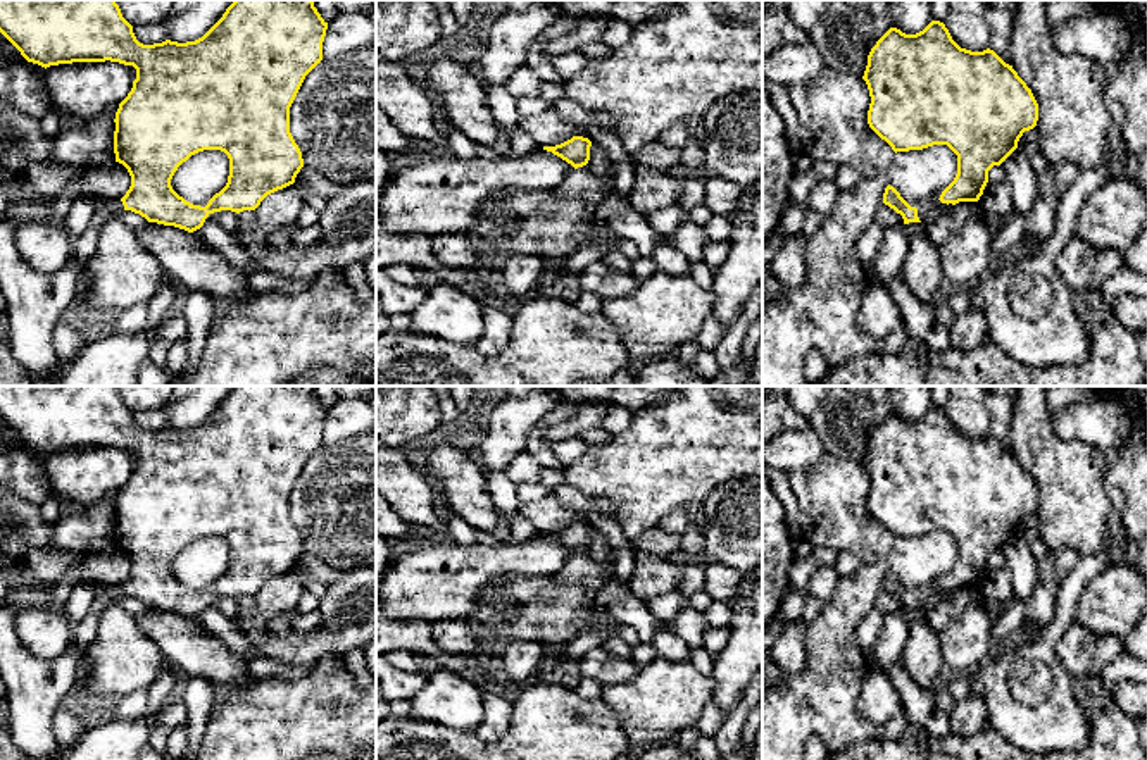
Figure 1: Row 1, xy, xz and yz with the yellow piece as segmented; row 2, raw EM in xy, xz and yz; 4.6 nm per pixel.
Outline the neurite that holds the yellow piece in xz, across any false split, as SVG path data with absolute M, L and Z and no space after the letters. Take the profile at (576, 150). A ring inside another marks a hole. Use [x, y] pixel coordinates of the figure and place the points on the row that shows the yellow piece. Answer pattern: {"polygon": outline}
{"polygon": "M573 136L571 140L555 145L555 146L543 146L543 150L552 152L554 155L561 157L574 169L583 167L590 160L590 146L592 141L583 136Z"}

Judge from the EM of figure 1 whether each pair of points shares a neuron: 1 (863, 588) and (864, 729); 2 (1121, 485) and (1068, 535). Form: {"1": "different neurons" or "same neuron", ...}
{"1": "same neuron", "2": "different neurons"}

